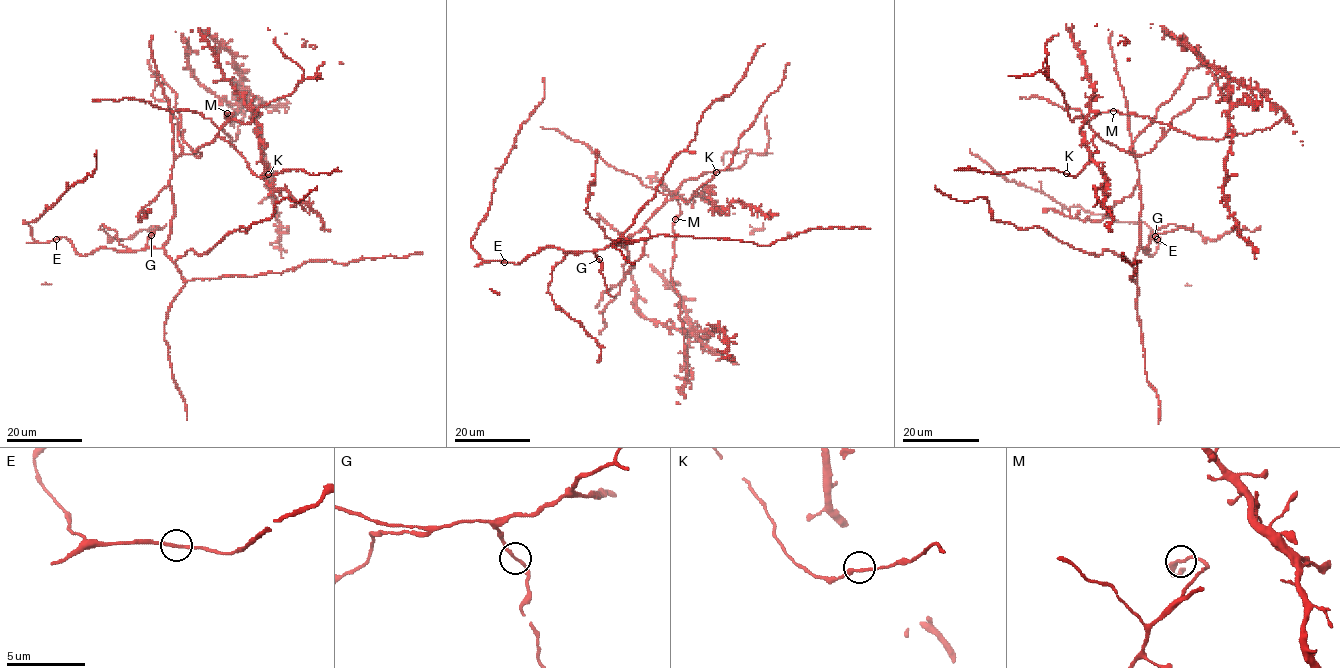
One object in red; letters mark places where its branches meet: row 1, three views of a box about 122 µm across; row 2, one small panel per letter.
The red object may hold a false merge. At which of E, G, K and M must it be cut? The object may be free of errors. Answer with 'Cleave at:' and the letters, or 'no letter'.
Cleave at: no letter

